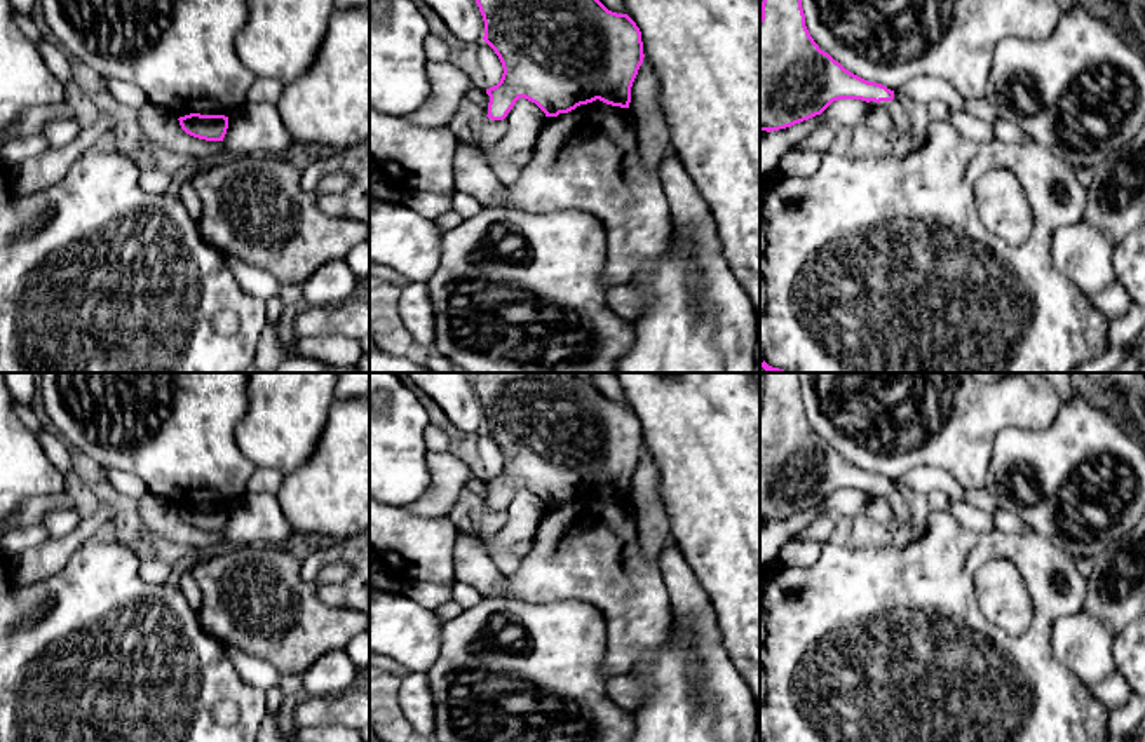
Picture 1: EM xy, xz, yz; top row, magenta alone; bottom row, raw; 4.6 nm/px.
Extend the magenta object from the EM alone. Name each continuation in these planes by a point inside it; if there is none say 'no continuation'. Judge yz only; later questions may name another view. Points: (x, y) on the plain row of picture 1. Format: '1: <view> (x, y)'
1: yz (900, 507)

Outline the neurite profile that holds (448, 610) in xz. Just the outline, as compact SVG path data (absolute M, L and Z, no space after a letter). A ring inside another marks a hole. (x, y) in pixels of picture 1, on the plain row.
M453 597L443 604L439 604L436 610L434 610L434 615L436 618L441 622L441 624L446 624L450 620L453 620L457 615L462 613L462 604L457 603Z

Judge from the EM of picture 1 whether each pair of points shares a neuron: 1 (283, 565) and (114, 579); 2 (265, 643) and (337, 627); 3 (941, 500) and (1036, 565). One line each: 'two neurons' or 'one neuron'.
1: two neurons
2: one neuron
3: two neurons

